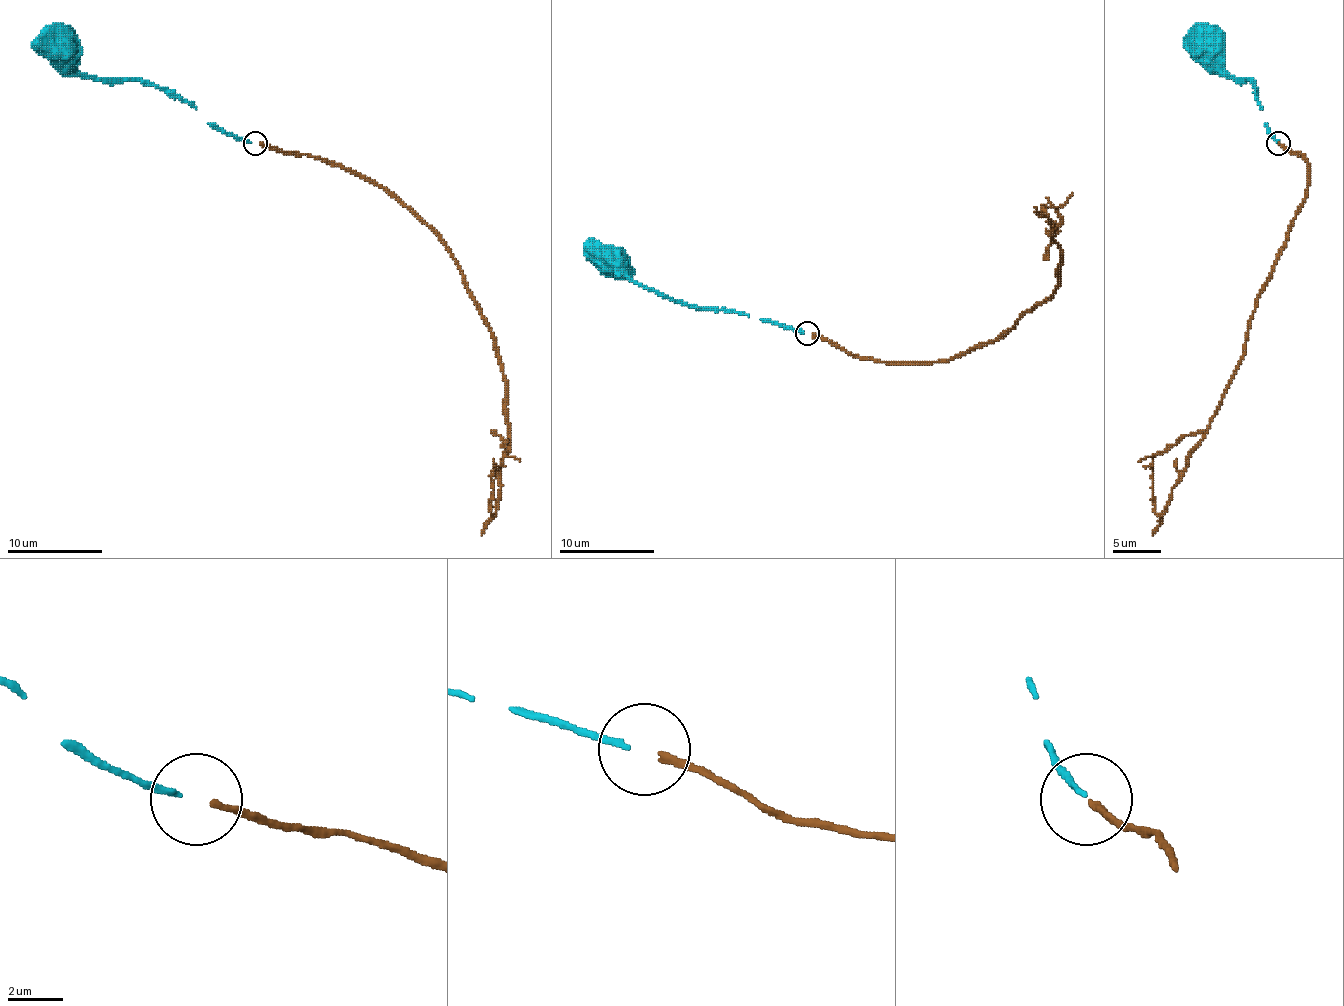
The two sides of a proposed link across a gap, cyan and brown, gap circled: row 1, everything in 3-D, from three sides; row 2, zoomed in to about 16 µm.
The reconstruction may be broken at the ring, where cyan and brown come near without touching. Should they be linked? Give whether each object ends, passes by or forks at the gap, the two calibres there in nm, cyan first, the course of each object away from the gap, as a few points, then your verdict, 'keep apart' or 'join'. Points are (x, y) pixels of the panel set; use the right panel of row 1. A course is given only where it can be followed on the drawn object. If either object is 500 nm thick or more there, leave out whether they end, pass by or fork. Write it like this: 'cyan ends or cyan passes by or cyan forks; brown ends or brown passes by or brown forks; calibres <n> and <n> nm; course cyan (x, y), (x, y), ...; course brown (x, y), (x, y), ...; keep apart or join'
cyan ends; brown ends; calibres 200 and 260 nm; course cyan (1279, 142), (1267, 128), (1250, 80), (1226, 78), (1200, 56), (1203, 52); course brown (1279, 142), (1307, 161), (1307, 195), (1231, 380), (1172, 499), (1157, 514), (1153, 459), (1205, 430); join

